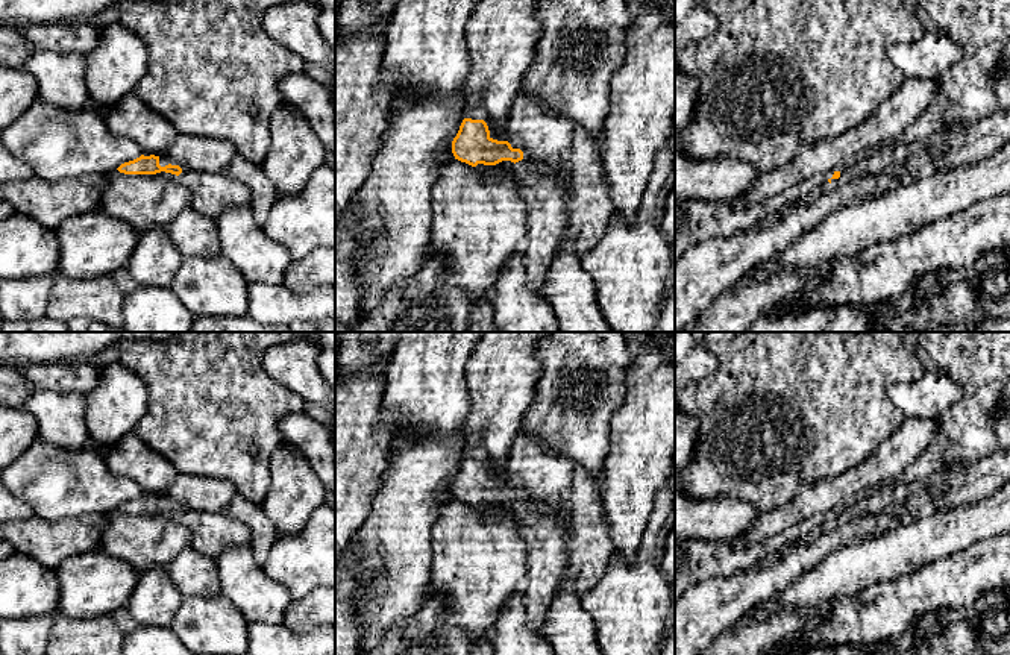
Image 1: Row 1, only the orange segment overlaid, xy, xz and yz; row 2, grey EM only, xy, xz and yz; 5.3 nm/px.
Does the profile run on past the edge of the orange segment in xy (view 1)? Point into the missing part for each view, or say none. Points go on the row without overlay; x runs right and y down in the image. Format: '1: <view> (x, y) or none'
1: xy (163, 501)

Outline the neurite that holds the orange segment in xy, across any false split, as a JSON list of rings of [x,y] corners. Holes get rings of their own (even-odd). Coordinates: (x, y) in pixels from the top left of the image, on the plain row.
[[[143,493],[140,497],[121,503],[117,509],[124,514],[156,514],[165,511],[179,516],[182,512],[182,508],[171,505],[165,496],[149,493]]]

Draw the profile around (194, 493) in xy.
[[[177,473],[167,491],[171,505],[203,514],[229,514],[237,490],[232,482],[196,475]]]

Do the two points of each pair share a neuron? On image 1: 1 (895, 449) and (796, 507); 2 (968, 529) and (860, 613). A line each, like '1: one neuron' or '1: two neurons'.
1: one neuron
2: two neurons

